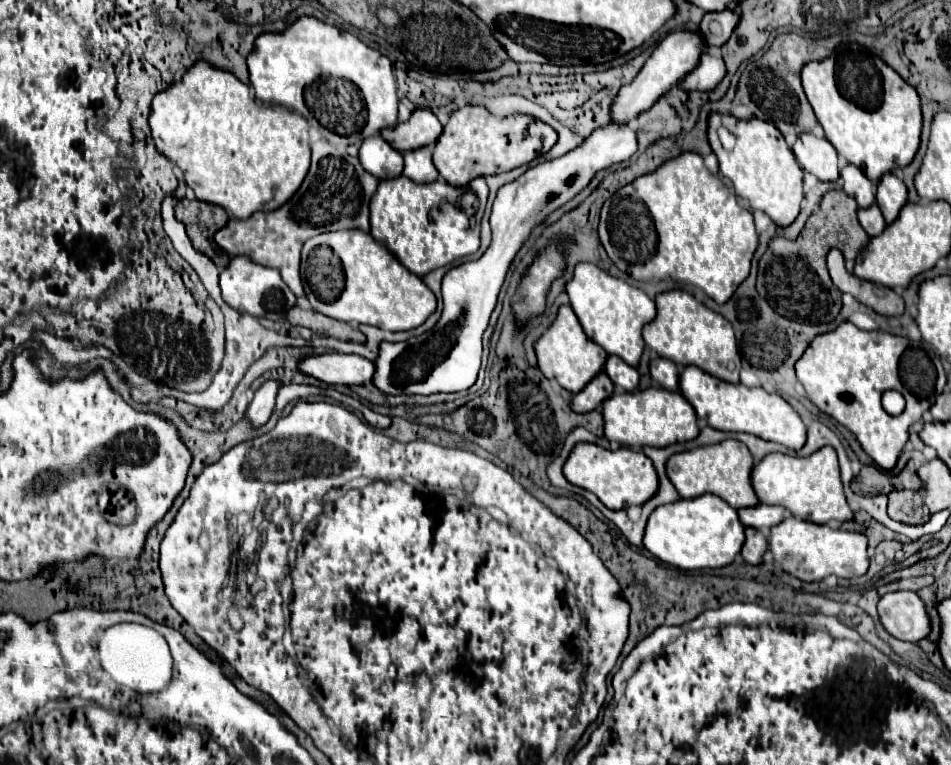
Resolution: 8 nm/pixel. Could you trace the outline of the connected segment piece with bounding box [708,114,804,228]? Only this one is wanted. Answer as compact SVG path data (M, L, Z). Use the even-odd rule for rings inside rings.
M712 114L708 120L708 140L714 154L718 156L722 176L732 180L736 194L740 198L746 198L752 210L762 210L774 220L774 224L782 228L790 226L796 220L800 212L800 202L802 202L802 174L804 172L798 166L784 136L774 124L768 124L758 118L744 122L744 120L736 120L734 116ZM718 126L726 126L736 136L738 144L732 150L722 148L718 140L718 132L716 132Z

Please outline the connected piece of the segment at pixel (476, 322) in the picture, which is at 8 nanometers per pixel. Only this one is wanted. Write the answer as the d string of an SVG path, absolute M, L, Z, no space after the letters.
M608 122L606 126L596 128L572 152L566 152L560 158L554 158L554 160L548 160L548 162L538 164L534 168L528 168L518 180L502 186L498 190L498 196L494 200L494 206L492 206L492 212L490 214L490 227L492 231L490 248L484 252L484 256L480 260L464 262L464 264L448 270L448 274L442 280L444 312L442 312L440 322L432 328L432 334L414 336L414 338L408 338L404 342L384 342L380 346L380 354L376 358L376 374L372 378L372 384L380 392L392 394L392 396L398 396L398 394L422 394L422 396L430 396L430 394L436 394L436 392L460 392L460 390L468 390L476 382L476 378L478 378L480 360L482 360L482 334L484 334L484 330L488 326L488 320L490 320L490 314L492 314L492 310L496 306L498 292L502 288L502 282L506 278L506 272L510 268L510 262L514 260L514 256L516 256L526 238L528 238L530 230L534 226L538 226L552 210L560 208L570 198L574 198L584 186L588 186L588 182L594 178L594 174L598 170L608 168L608 166L612 166L616 162L628 160L636 150L638 150L636 132L628 124Z

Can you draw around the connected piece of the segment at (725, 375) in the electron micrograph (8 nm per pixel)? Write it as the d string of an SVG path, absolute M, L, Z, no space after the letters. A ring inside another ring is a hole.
M670 290L670 292L658 294L656 306L658 306L656 318L644 326L644 342L648 348L652 348L662 358L668 358L676 364L682 364L682 366L692 364L720 380L740 382L740 376L738 376L740 352L734 338L734 328L724 316L698 304L684 290Z

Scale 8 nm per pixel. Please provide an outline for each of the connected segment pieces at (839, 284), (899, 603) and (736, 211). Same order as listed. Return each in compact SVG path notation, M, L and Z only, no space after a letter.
M836 248L830 250L830 254L828 254L828 270L830 270L832 282L836 284L836 288L840 288L840 292L852 294L858 302L872 308L874 312L878 312L882 316L900 316L900 314L904 314L904 300L902 300L900 294L896 294L890 288L876 286L868 280L862 280L862 278L850 274L844 268L842 252L836 250Z
M910 590L890 592L880 598L878 614L882 626L898 640L920 642L932 630L924 600Z
M684 152L676 160L662 164L652 174L640 176L608 198L602 206L598 234L610 260L634 280L648 282L672 278L704 290L718 304L728 302L736 288L748 278L750 262L758 248L752 212L738 204L736 194L722 178L710 174L702 158L694 152Z

